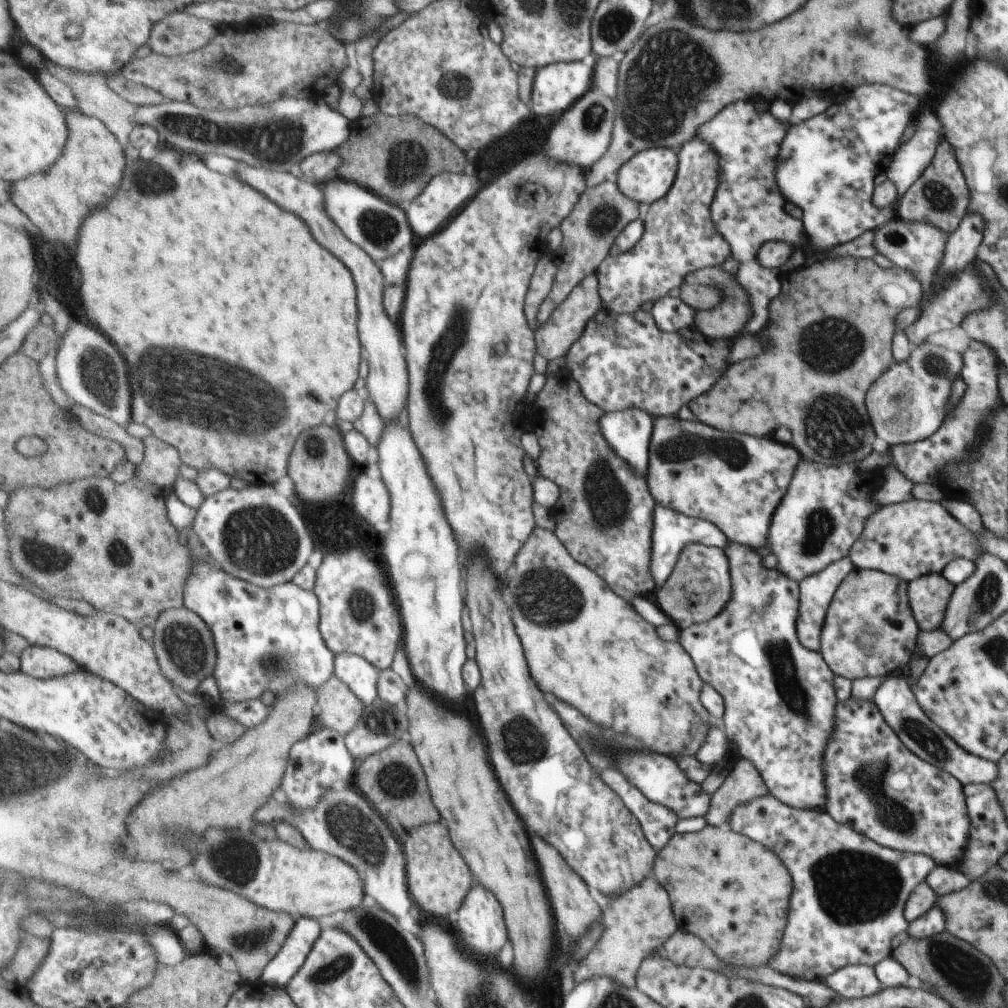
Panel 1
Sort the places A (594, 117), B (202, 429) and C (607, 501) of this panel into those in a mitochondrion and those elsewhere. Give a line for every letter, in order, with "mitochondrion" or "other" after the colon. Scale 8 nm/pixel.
A: mitochondrion
B: mitochondrion
C: mitochondrion

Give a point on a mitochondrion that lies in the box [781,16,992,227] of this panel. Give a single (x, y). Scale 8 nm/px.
(939, 197)

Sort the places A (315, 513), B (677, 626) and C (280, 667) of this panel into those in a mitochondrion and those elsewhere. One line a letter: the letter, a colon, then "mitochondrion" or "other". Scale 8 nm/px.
A: mitochondrion
B: other
C: mitochondrion

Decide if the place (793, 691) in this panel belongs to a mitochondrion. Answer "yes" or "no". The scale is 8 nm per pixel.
yes

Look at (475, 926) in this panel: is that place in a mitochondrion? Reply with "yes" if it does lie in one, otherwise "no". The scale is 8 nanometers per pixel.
no

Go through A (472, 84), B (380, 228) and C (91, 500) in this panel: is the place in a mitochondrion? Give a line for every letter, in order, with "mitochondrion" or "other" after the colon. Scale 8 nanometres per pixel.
A: mitochondrion
B: mitochondrion
C: mitochondrion

